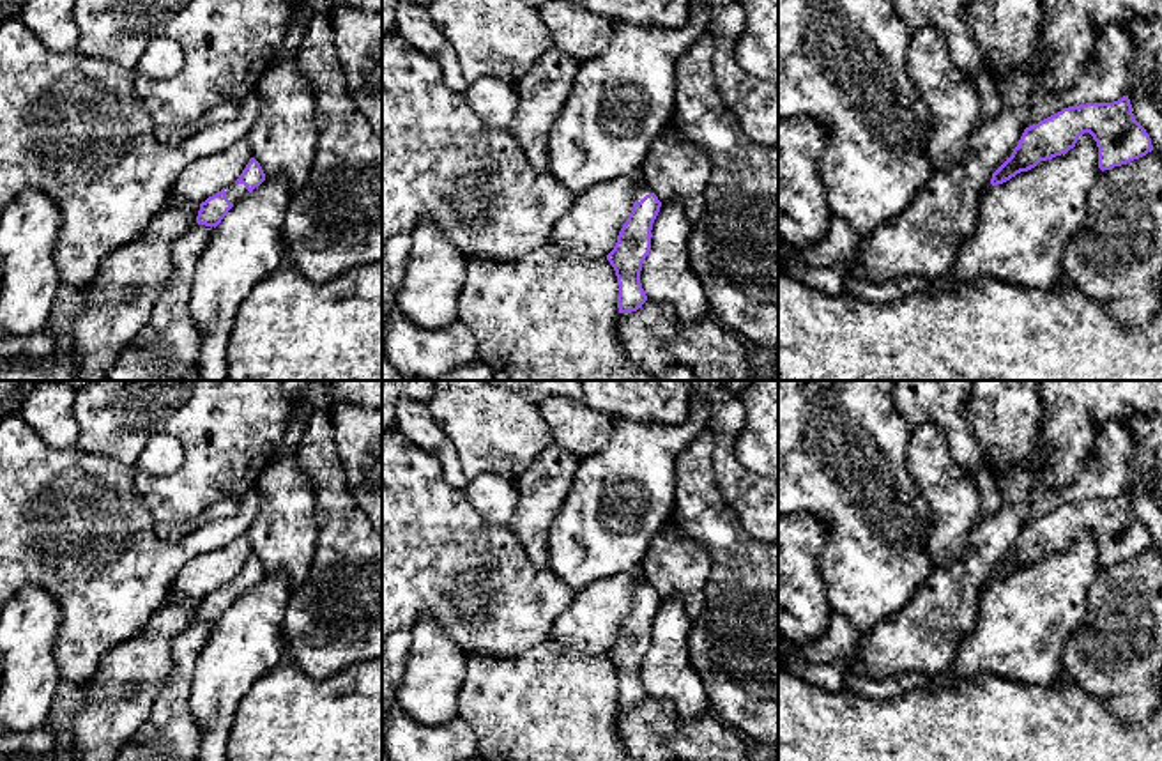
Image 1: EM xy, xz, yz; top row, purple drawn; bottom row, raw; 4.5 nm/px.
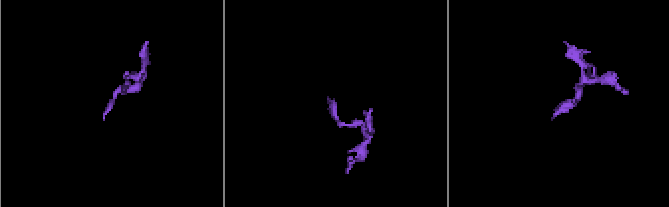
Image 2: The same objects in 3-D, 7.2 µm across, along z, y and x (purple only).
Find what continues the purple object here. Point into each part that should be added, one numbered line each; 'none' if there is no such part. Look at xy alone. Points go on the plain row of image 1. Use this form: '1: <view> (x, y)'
1: xy (234, 588)

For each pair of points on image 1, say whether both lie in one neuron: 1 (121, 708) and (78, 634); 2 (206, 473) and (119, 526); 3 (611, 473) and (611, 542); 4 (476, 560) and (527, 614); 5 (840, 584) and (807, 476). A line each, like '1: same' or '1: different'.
1: different
2: different
3: same
4: same
5: same

